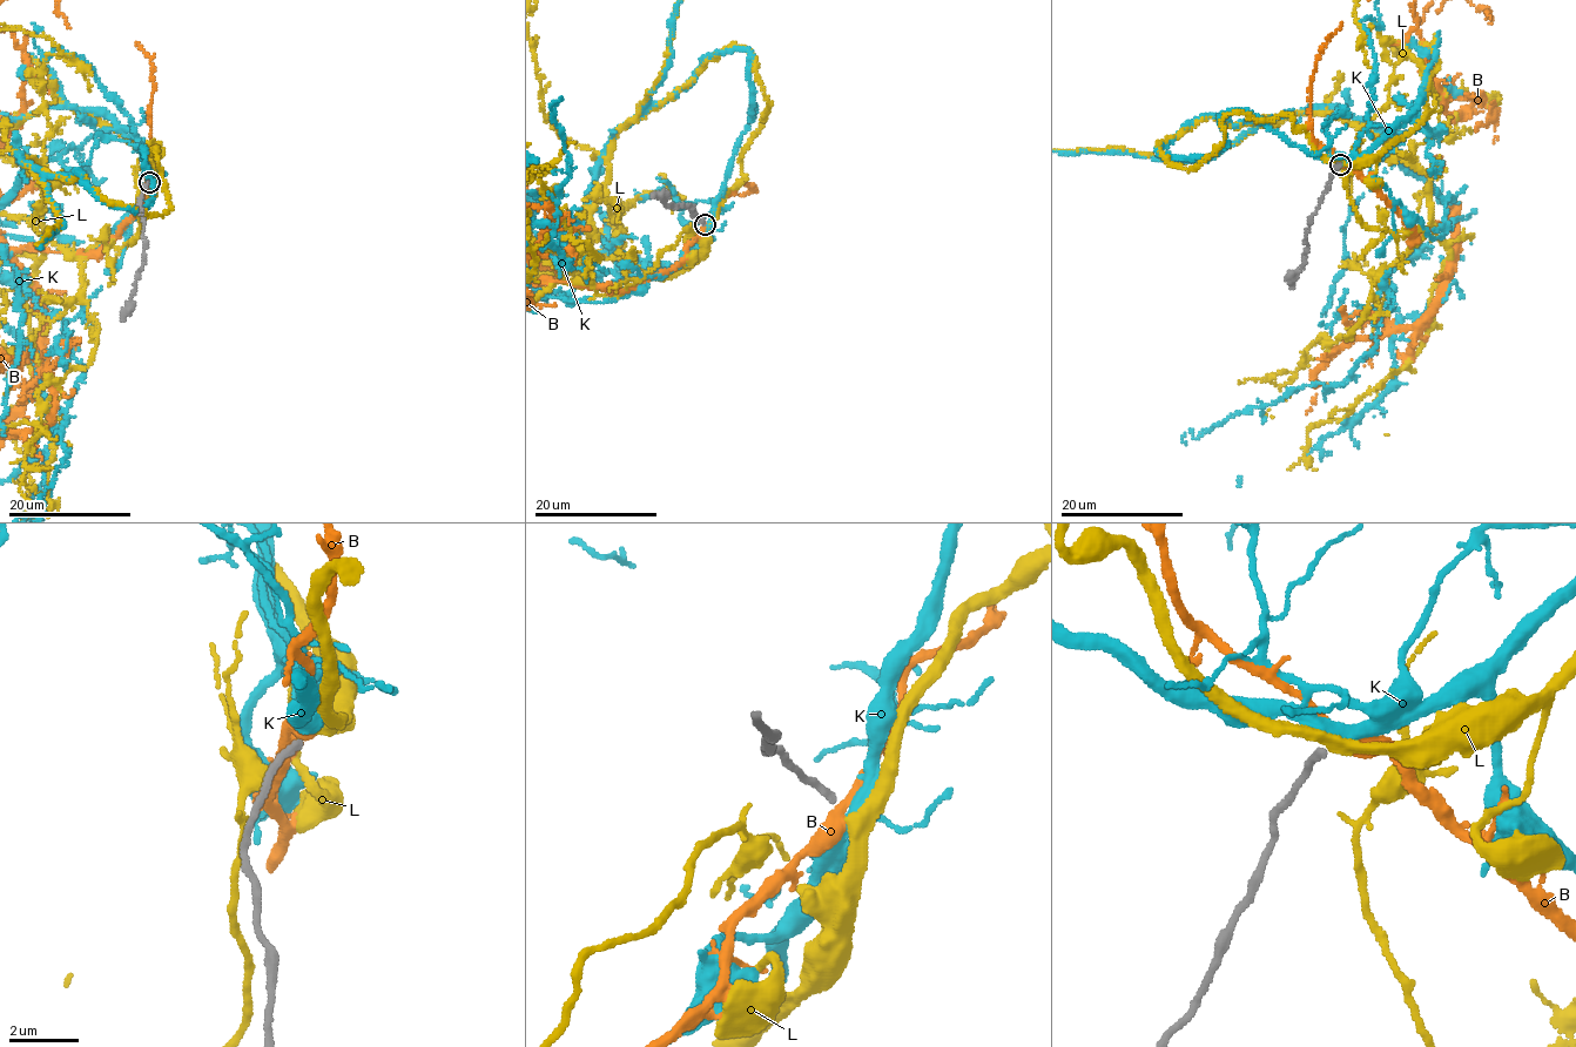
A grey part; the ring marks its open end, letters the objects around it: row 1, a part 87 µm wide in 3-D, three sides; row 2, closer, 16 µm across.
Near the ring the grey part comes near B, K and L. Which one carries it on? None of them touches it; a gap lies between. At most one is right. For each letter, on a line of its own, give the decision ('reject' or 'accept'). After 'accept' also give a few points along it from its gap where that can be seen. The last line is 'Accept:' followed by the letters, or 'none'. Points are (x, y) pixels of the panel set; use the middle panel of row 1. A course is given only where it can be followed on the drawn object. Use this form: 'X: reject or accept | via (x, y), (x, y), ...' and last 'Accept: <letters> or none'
B: reject
K: reject
L: accept
Accept: L

